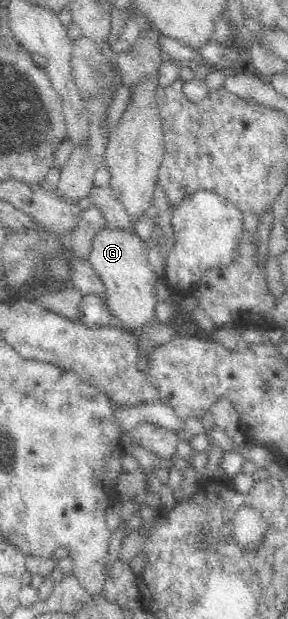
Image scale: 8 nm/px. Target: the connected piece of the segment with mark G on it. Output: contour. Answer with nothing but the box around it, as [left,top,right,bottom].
[88,224,157,331]

